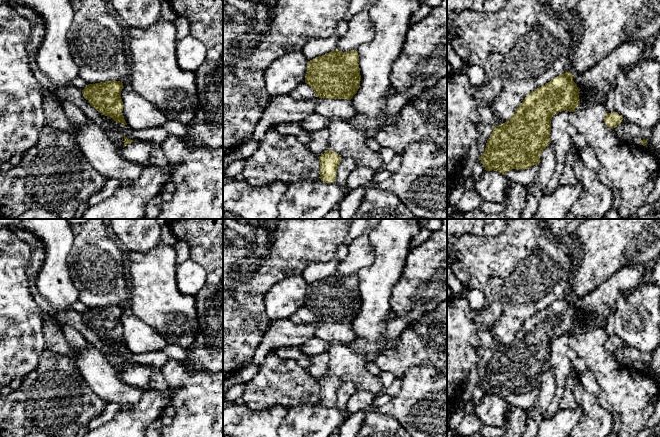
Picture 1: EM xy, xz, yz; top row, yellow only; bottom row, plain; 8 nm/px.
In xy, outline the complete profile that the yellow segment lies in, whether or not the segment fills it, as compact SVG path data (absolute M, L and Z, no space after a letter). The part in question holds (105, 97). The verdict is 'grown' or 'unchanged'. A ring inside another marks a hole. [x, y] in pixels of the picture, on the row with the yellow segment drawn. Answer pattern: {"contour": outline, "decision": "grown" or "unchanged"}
{"contour": "M106 81L88 84L83 90L84 98L101 114L111 117L117 123L127 125L123 115L121 91L123 83L120 81Z", "decision": "unchanged"}

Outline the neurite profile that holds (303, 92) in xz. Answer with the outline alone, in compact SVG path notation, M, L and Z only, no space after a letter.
M305 82L295 88L289 95L297 101L306 101L316 97L314 90Z

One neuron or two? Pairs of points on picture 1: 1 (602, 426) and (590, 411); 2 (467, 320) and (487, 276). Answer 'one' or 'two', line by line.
1: one
2: two

